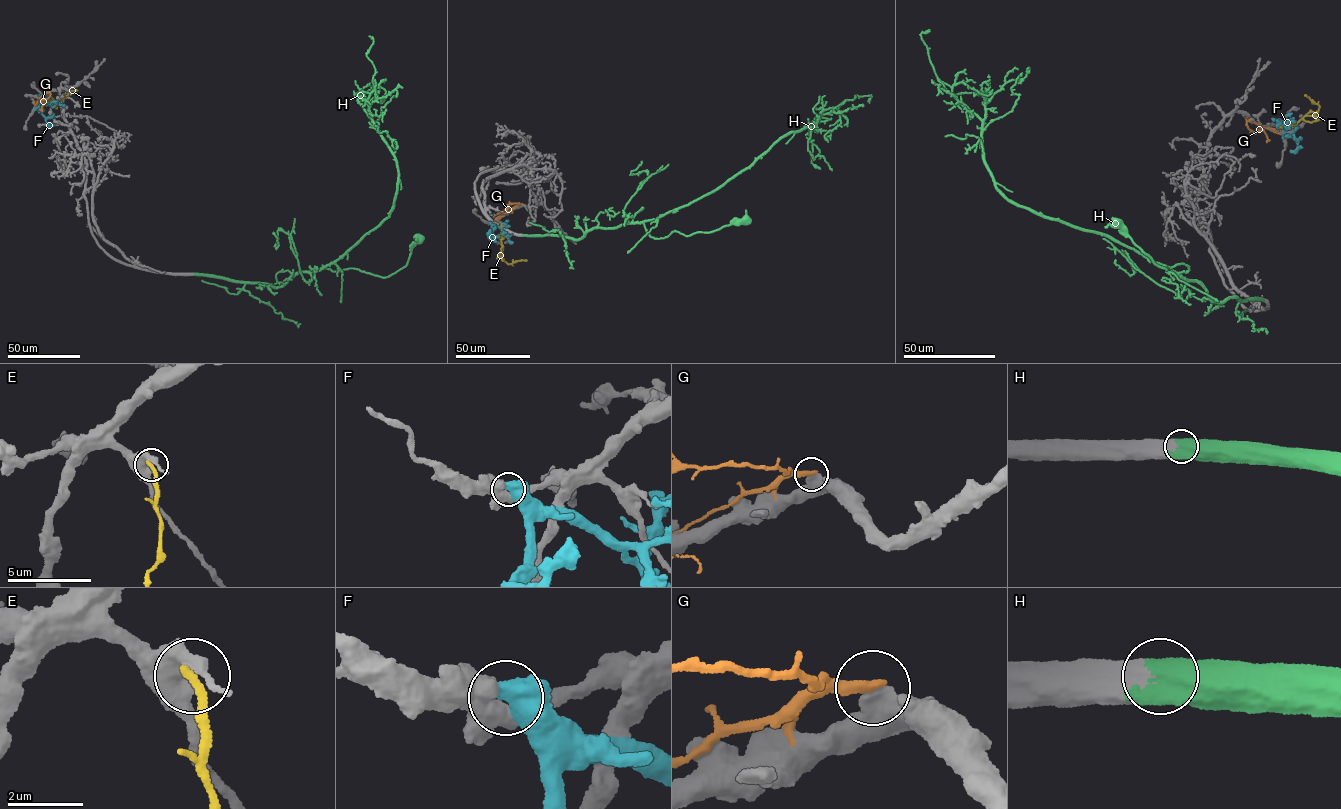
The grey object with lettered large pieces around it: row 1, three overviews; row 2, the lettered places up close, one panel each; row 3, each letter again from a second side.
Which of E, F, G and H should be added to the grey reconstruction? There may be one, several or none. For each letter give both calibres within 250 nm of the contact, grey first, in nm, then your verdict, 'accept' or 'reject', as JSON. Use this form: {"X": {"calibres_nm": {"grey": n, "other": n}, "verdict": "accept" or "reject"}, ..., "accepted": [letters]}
{"E": {"calibres_nm": {"grey": 400, "other": 240}, "verdict": "reject"}, "F": {"calibres_nm": {"grey": 440, "other": 750}, "verdict": "reject"}, "G": {"calibres_nm": {"grey": 600, "other": 320}, "verdict": "reject"}, "H": {"calibres_nm": {"grey": 700, "other": 850}, "verdict": "accept"}, "accepted": ["H"]}

